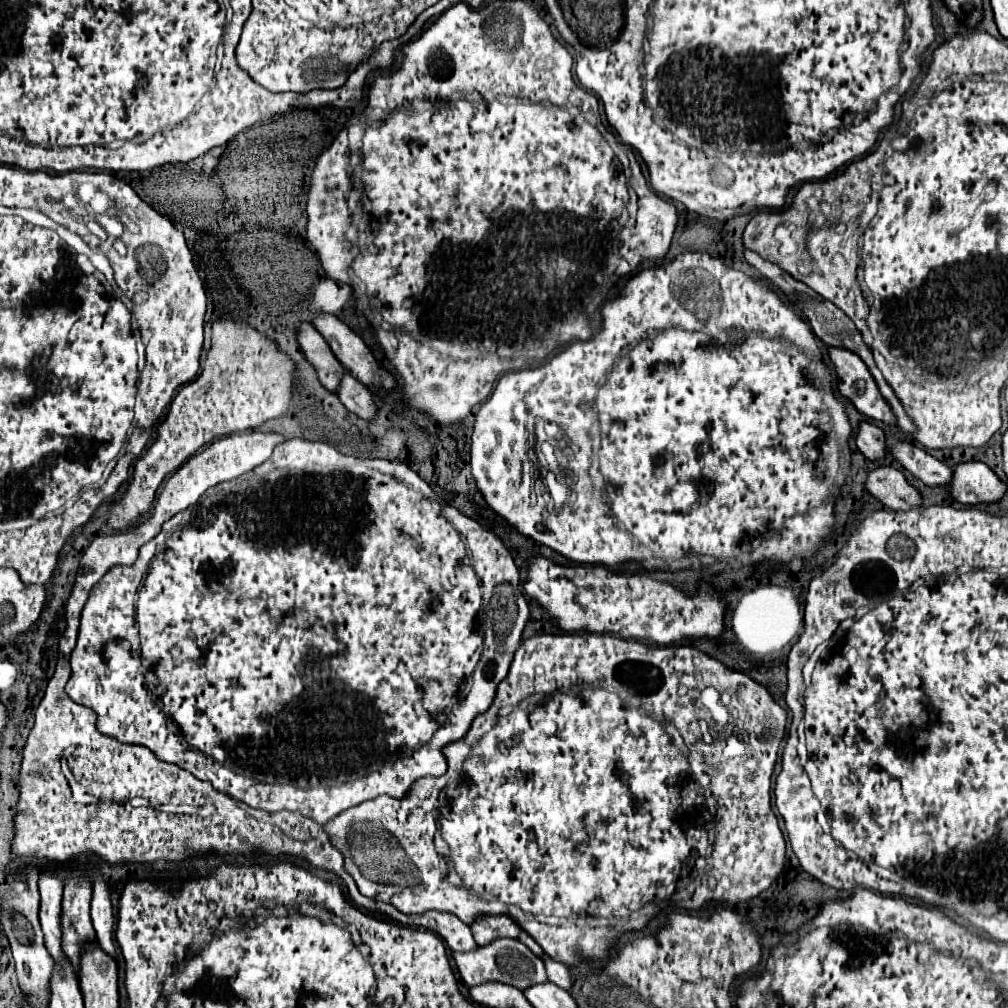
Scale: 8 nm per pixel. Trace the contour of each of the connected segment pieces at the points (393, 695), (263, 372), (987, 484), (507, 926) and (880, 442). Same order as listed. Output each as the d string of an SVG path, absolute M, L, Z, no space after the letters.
M290 438L278 444L264 464L236 480L210 488L196 504L170 518L162 532L142 546L140 556L132 566L116 566L102 578L82 610L78 642L70 656L72 676L66 684L66 694L76 704L94 710L96 726L102 734L114 736L120 742L146 746L160 760L176 764L196 778L210 782L218 792L258 810L300 812L306 818L326 824L340 812L358 806L364 800L382 794L404 798L420 778L438 778L446 772L448 766L442 746L464 738L474 718L484 714L492 704L496 686L506 678L514 652L522 642L520 634L528 614L528 602L520 590L518 568L502 540L440 500L408 464L387 459L352 458L322 442Z
M218 320L212 326L212 348L208 350L200 376L186 384L172 400L170 412L158 428L156 444L138 458L128 492L112 508L110 526L116 530L128 528L140 514L148 512L164 478L176 472L204 444L230 432L256 428L270 418L286 414L292 400L292 380L294 362L266 340L264 334L246 324Z
M960 462L952 466L952 480L946 490L960 504L990 504L998 502L1006 486L984 462Z
M484 914L470 924L470 930L472 930L472 936L478 946L488 944L488 942L496 940L498 936L510 936L510 938L518 938L520 942L524 942L536 956L544 954L542 948L534 942L534 938L528 932L524 932L514 918L510 918L506 914L500 914L500 916Z
M860 422L858 424L858 430L854 432L854 440L856 440L858 450L870 460L878 460L886 454L884 432L870 422Z

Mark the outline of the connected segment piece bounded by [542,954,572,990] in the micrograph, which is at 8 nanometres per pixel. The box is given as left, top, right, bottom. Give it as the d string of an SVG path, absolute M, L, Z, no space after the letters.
M542 956L542 960L544 960L544 966L546 966L546 974L548 974L548 980L550 982L554 982L556 986L560 986L560 988L564 988L564 990L568 990L568 988L572 988L572 980L570 980L570 974L568 974L568 968L562 964L562 962L556 962L556 960L552 960L550 956Z

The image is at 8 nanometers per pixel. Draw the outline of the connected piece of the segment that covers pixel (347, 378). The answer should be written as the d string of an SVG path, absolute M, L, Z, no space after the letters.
M350 370L344 372L336 394L338 394L340 402L342 402L350 412L354 412L356 416L360 416L360 418L364 418L364 420L374 418L376 406L374 406L374 402L372 402L372 394L370 394L370 390L368 390L362 382L358 382L358 380L350 374Z

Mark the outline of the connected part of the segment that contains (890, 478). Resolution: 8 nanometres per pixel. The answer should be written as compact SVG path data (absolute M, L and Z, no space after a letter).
M878 466L866 478L866 490L892 510L910 510L920 506L920 494L912 488L904 474L894 466Z

